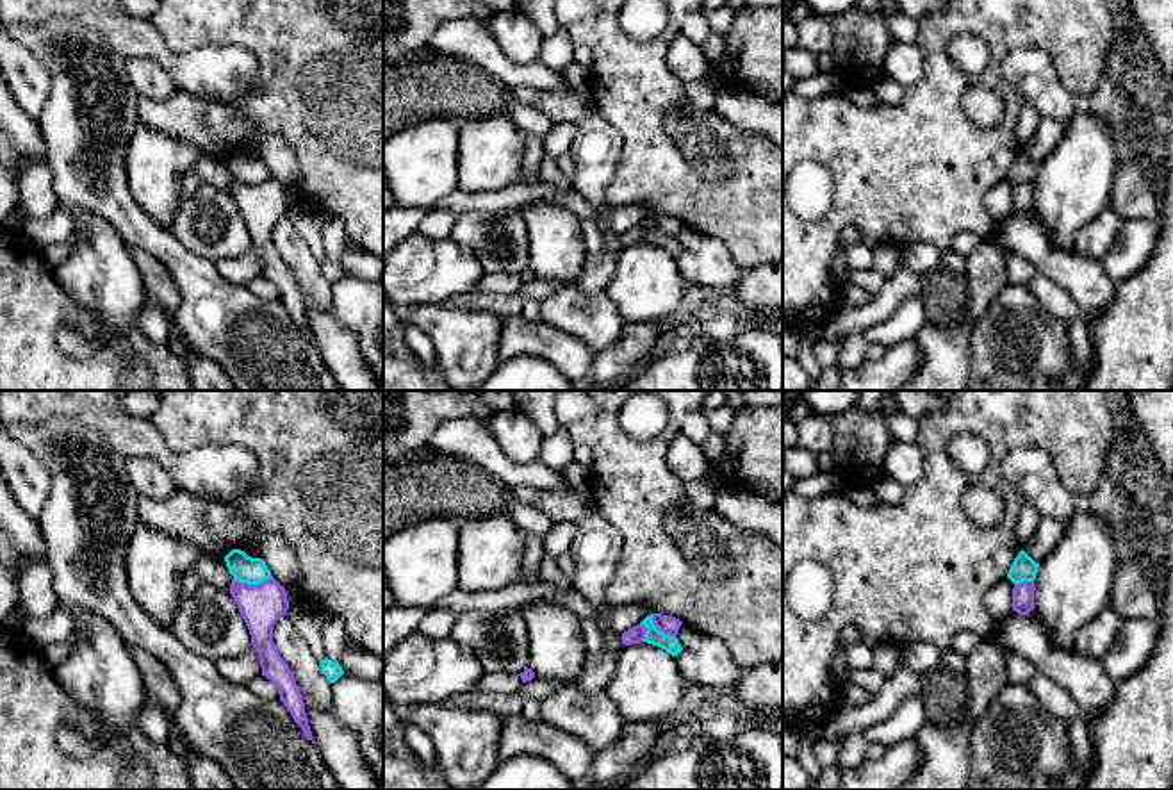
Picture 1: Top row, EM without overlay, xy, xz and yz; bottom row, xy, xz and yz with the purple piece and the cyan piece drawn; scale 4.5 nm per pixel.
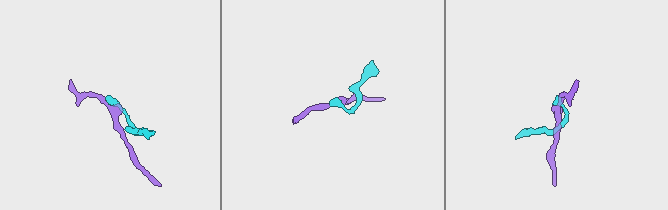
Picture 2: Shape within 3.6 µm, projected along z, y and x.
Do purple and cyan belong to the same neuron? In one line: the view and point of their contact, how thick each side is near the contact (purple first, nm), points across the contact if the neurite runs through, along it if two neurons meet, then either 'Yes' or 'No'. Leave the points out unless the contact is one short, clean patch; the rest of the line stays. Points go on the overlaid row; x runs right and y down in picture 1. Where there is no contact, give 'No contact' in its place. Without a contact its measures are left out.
Touches purple at xy (252, 585). Thickness 190 nm (purple) against 120 nm. Boundary: xy (271, 576), (257, 584), (234, 580). No

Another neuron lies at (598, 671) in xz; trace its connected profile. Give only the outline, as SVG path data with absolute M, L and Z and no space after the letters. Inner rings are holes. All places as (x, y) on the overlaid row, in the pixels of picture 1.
M601 626L603 651L586 658L581 676L574 683L576 688L585 692L604 690L617 669L619 654L624 647L622 635Z

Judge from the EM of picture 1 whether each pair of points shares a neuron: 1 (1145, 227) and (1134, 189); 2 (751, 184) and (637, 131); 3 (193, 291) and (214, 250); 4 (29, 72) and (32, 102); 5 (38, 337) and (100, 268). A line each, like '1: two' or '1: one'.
1: two
2: one
3: two
4: one
5: two

